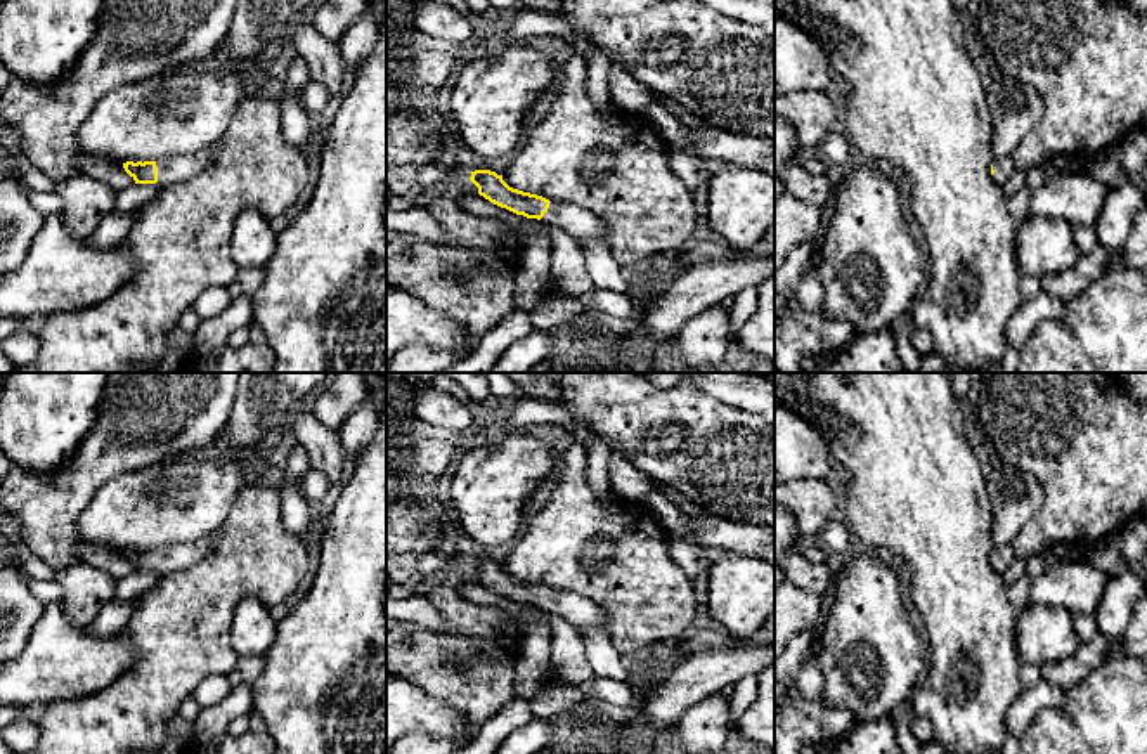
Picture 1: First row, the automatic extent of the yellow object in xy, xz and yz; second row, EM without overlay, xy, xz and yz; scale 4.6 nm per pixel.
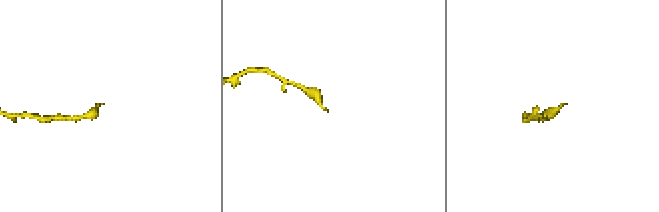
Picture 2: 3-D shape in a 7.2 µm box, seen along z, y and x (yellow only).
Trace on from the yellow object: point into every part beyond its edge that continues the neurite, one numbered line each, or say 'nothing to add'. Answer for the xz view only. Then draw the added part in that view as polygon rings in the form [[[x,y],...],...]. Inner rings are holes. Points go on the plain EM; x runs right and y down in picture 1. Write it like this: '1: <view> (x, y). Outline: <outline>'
1: xz (581, 612). Outline: [[[551,589],[541,610],[565,619],[577,629],[608,631],[608,614],[598,603],[575,593]]]

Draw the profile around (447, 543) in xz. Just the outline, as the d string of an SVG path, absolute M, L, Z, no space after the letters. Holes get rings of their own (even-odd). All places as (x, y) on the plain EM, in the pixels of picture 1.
M445 501L444 518L440 523L440 537L431 551L445 556L449 562L449 567L470 567L471 560L463 558L459 555L457 544L459 544L461 534L457 532L450 513L452 510L449 508L449 503Z

